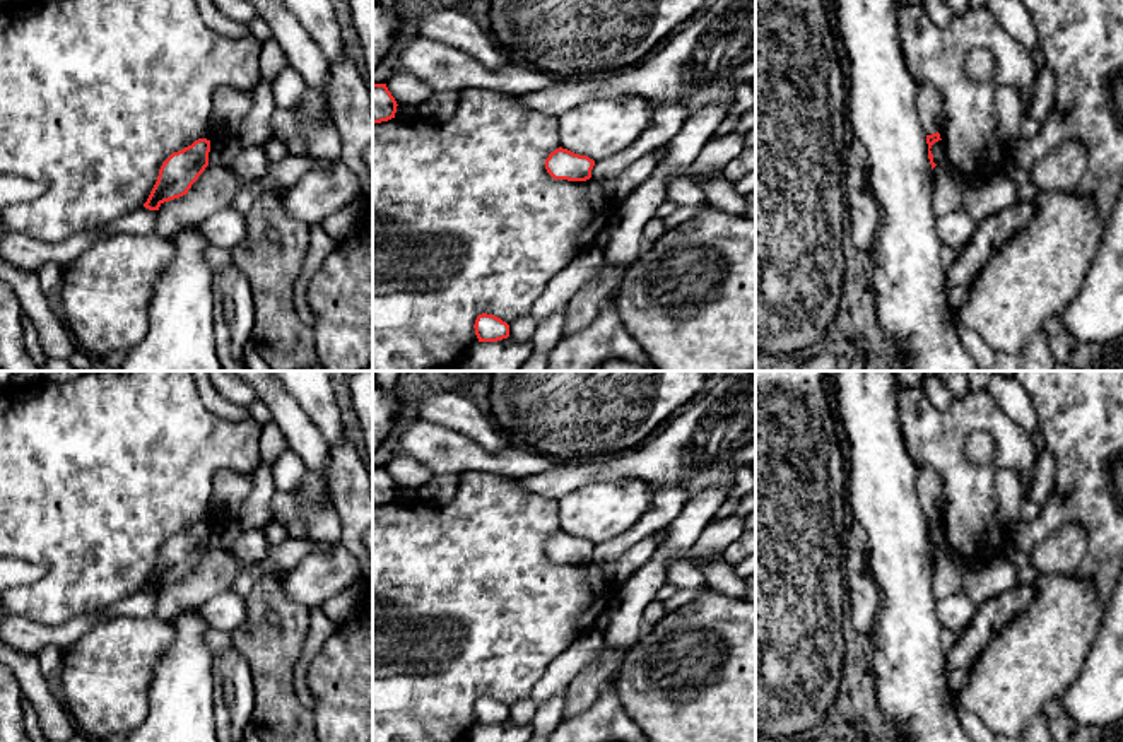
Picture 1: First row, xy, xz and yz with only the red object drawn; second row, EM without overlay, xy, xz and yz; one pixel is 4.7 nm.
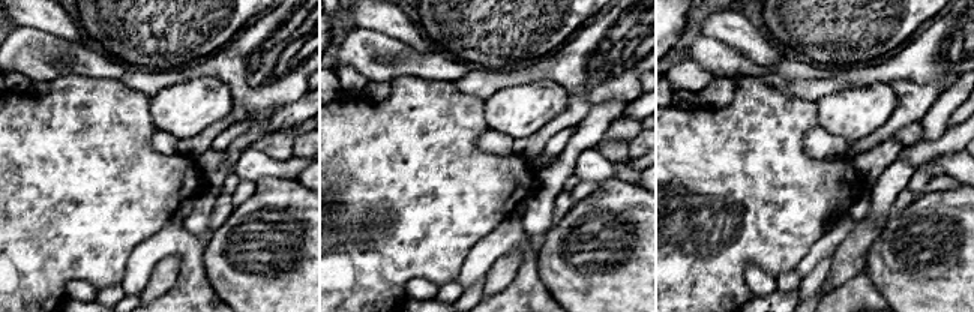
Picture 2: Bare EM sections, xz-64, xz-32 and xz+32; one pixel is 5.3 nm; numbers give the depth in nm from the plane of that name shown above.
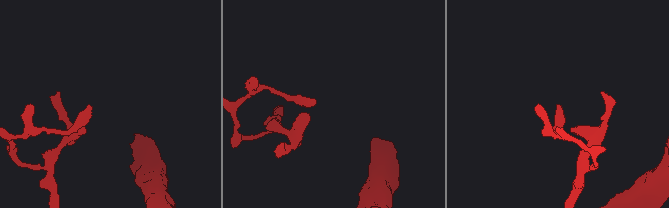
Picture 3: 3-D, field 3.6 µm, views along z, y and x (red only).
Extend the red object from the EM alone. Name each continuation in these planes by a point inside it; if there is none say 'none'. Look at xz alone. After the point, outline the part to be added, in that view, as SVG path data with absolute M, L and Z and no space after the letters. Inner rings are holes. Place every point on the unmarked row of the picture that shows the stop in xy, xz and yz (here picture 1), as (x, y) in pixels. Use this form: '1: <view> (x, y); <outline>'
none

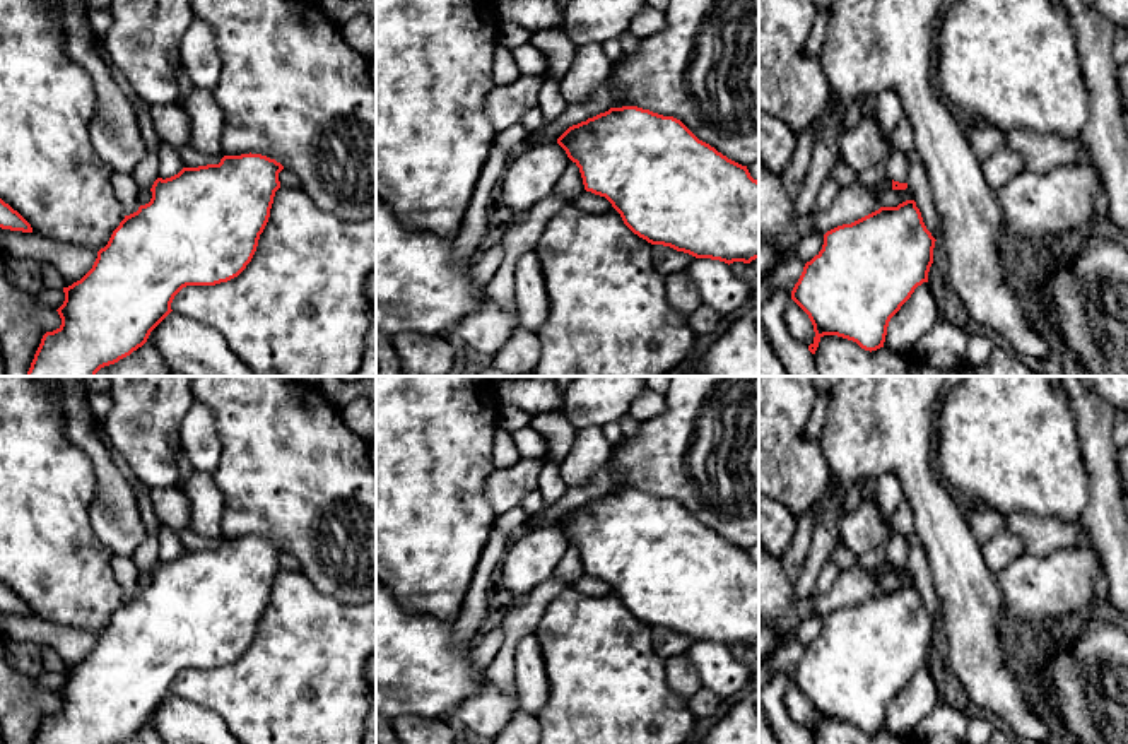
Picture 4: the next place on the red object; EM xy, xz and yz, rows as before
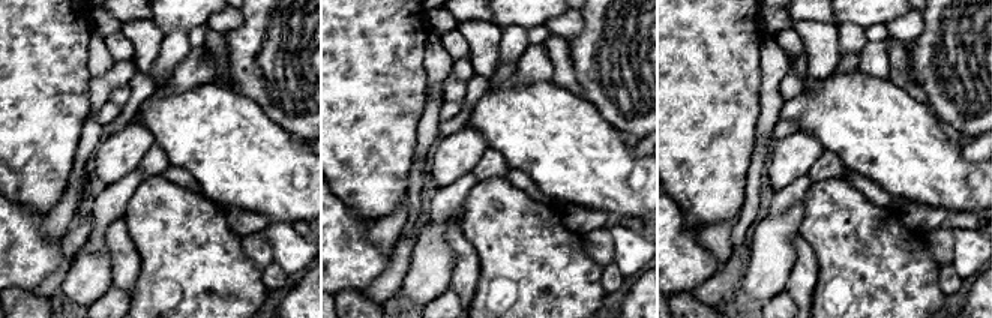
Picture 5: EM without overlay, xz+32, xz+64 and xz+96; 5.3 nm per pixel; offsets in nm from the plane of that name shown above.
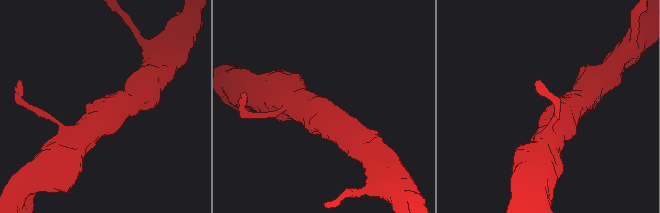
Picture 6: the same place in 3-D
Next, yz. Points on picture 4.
1: yz (898, 549); M894 534L889 539L887 559L899 566L908 566L909 537Z

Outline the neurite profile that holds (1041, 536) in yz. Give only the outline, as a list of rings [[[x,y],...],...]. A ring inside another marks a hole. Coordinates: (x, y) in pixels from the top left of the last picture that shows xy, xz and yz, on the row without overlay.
[[[1031,513],[1003,515],[1007,532],[1017,535],[1024,542],[1024,549],[1034,556],[1048,556],[1065,547],[1084,547],[1092,544],[1085,527],[1060,518],[1036,517]]]

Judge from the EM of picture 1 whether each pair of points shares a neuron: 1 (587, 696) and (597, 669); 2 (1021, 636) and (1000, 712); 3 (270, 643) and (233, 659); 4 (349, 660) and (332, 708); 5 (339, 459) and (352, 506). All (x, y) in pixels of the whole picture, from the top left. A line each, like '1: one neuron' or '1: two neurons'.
1: one neuron
2: one neuron
3: two neurons
4: one neuron
5: one neuron

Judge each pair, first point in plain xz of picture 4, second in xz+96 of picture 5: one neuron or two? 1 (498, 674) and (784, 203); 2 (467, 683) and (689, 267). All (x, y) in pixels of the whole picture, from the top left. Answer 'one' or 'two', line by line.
1: one
2: one

